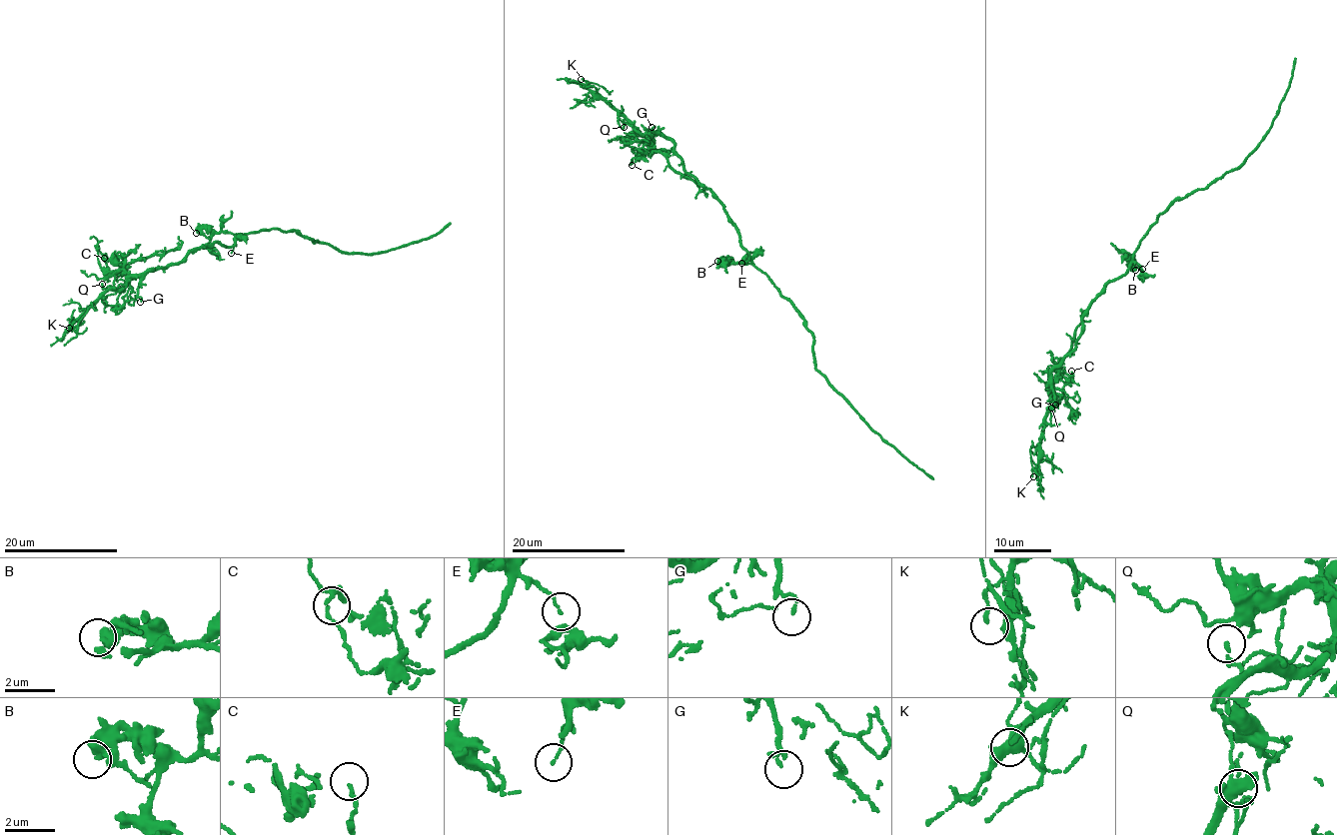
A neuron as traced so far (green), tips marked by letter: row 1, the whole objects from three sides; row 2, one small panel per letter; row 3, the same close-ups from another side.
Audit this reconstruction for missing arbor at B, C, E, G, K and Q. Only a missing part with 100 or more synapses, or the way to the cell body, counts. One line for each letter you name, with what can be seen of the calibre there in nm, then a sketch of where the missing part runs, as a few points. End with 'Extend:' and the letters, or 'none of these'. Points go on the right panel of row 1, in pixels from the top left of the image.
G: calibre 110 nm
Extend: G

